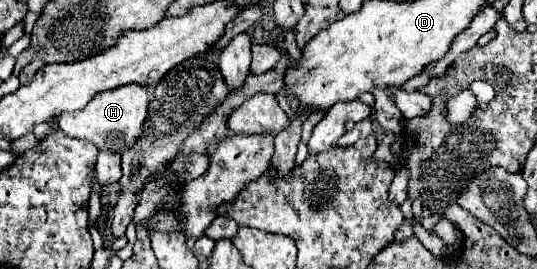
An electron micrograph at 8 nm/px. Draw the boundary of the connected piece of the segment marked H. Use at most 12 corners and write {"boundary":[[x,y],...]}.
{"boundary":[[147,88],[97,94],[59,128],[123,154],[141,136]]}

